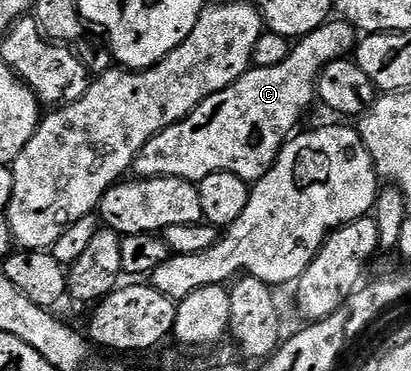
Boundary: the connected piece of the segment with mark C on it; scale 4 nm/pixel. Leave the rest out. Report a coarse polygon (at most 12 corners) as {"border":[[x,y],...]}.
{"border":[[329,19],[150,138],[131,171],[249,182],[301,127],[353,51]]}

